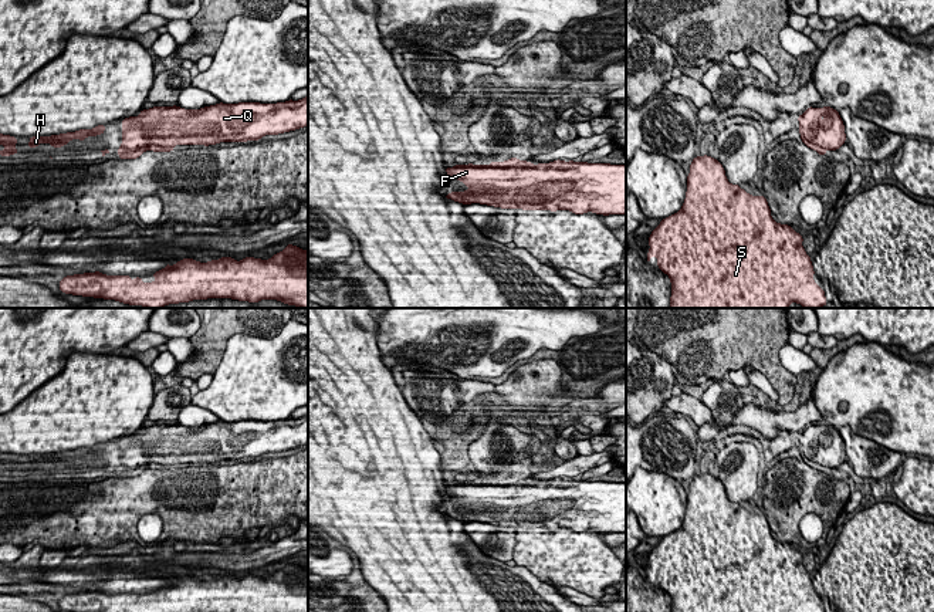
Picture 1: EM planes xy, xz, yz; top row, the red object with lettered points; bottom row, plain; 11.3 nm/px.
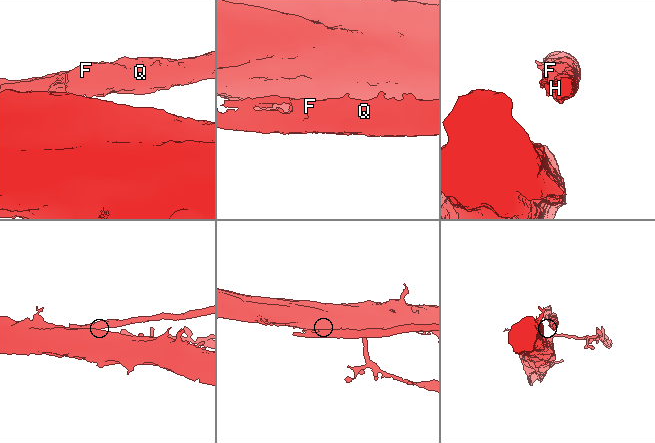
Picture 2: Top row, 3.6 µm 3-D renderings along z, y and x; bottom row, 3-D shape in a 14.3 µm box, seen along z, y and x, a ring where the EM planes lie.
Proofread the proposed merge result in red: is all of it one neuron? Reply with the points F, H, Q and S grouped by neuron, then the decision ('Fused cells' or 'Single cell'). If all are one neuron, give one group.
Groups: F H Q S. Single cell

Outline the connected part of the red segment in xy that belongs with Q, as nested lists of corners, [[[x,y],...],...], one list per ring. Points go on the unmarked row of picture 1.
[[[308,415],[277,422],[238,420],[185,427],[153,425],[139,435],[122,436],[119,477],[136,477],[145,469],[173,470],[176,463],[216,463],[258,459],[308,443]]]

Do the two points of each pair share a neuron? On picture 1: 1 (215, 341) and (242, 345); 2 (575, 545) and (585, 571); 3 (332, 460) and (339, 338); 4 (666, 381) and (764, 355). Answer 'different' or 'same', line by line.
1: different
2: same
3: same
4: different

